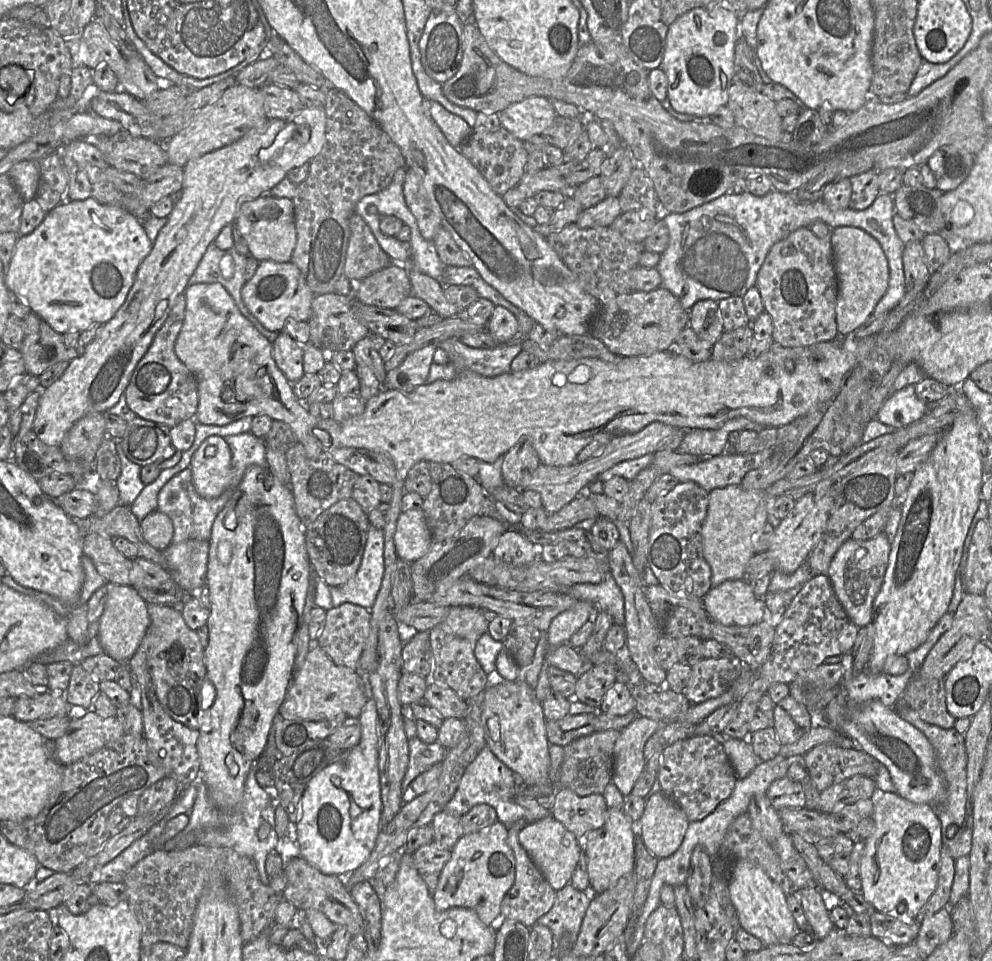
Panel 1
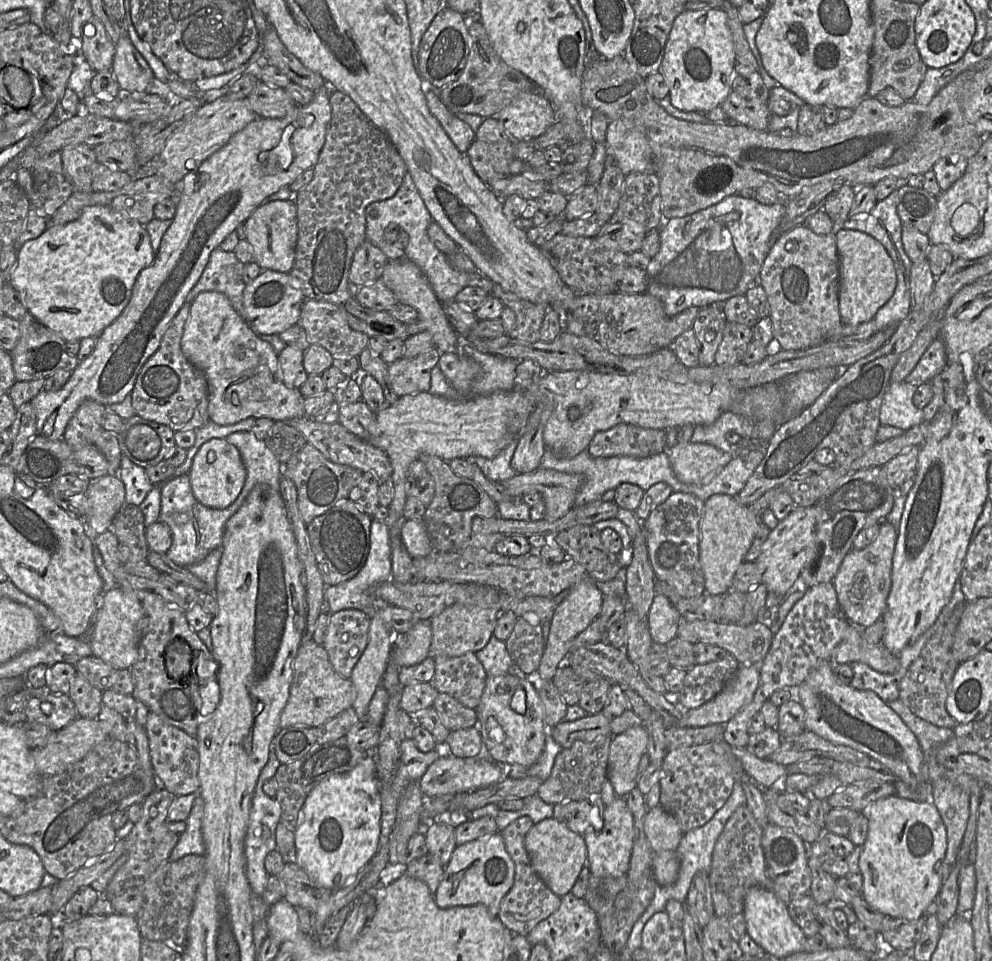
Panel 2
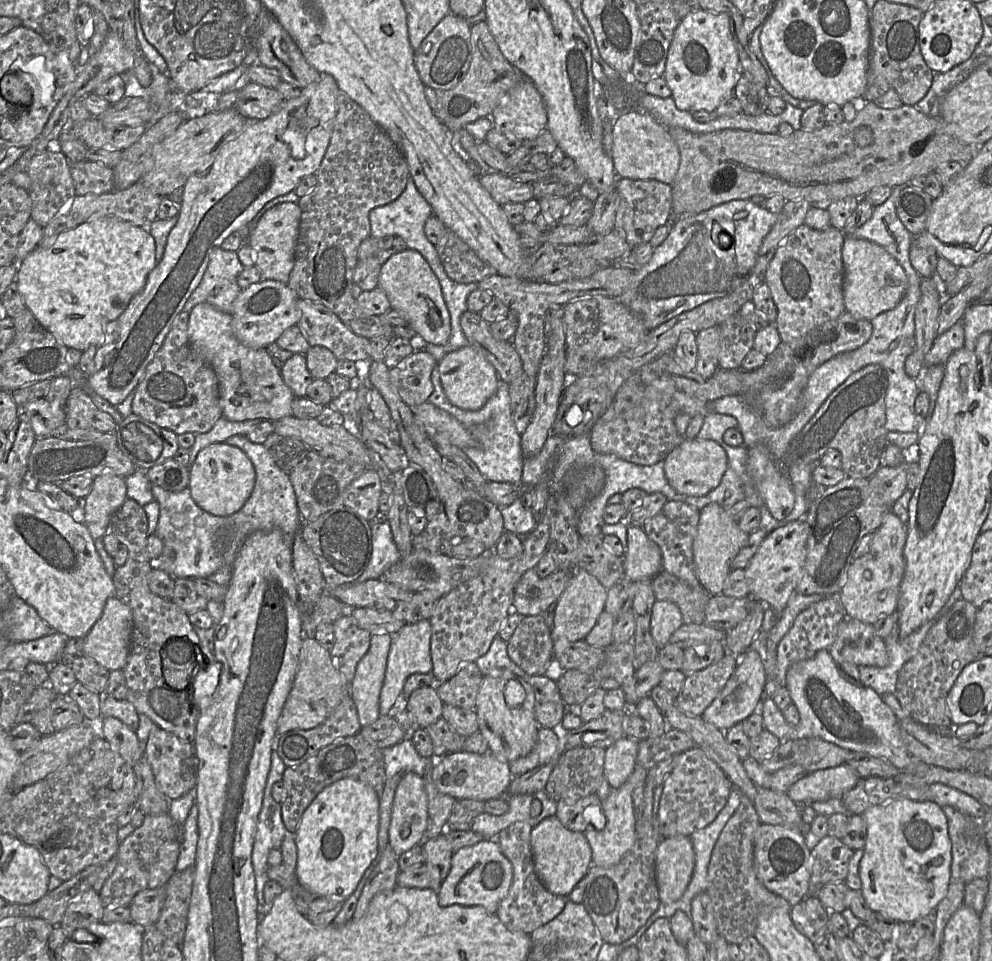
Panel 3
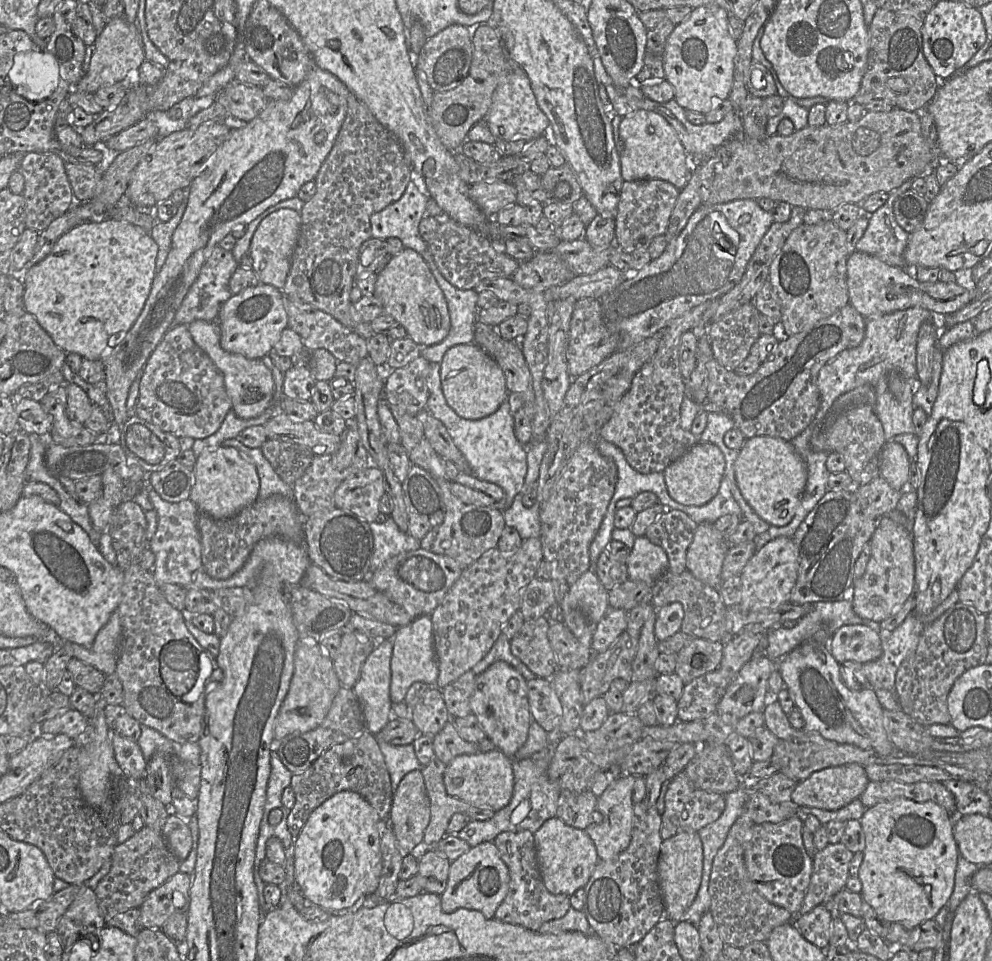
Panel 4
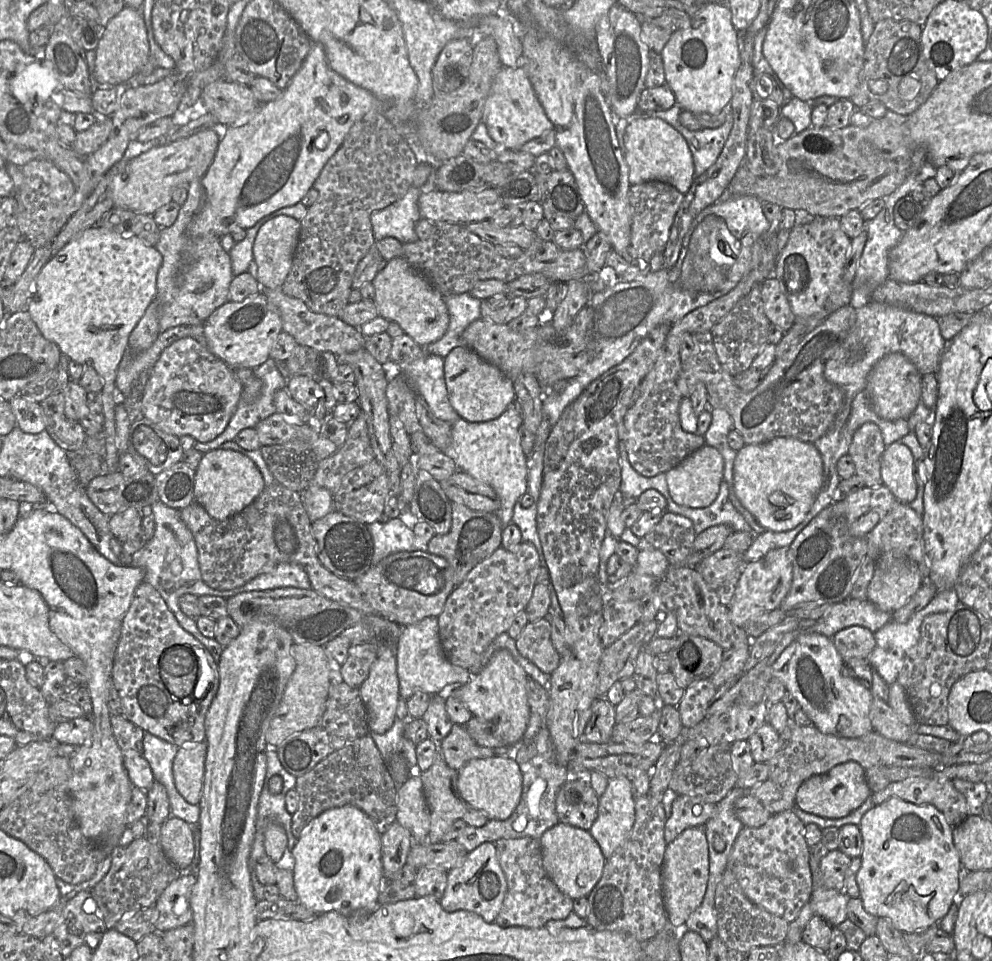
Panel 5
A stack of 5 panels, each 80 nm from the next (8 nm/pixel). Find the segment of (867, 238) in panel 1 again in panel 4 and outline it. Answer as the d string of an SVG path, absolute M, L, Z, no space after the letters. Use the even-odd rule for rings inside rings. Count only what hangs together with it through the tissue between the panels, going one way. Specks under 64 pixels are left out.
M857 250L848 256L846 266L849 304L864 318L882 316L910 307L922 307L934 316L945 316L959 311L975 299L974 285L921 282L913 275L913 269L891 266Z

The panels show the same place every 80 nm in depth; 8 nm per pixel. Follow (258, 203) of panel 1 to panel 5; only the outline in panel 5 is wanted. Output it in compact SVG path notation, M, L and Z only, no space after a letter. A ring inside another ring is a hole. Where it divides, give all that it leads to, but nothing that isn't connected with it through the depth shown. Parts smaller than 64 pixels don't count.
M287 215L271 218L259 229L253 244L253 260L261 290L282 288L292 266L300 231L300 221Z

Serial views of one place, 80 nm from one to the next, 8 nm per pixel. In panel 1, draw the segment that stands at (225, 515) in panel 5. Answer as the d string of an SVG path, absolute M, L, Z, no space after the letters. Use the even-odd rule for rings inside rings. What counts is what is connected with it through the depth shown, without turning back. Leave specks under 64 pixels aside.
M212 435L206 438L193 454L190 468L196 492L213 499L233 490L232 454L225 438Z

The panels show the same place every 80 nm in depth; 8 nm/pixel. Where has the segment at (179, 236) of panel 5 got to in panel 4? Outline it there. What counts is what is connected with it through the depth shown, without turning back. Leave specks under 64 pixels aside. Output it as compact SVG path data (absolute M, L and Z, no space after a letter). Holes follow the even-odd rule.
M188 187L182 189L184 193L183 201L177 205L176 214L167 222L156 221L153 225L149 235L156 242L158 246L158 253L156 257L155 273L157 273L167 258L171 247L172 235L178 224L180 223L182 216L185 212L188 202ZM217 245L201 267L198 277L184 297L174 316L173 325L188 325L195 320L216 321L220 308L232 296L229 280L238 267L239 263L235 260L232 252Z

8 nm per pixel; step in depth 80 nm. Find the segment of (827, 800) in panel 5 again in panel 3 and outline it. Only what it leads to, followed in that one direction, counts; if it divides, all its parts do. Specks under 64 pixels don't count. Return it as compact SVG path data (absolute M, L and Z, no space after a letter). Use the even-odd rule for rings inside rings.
M844 763L817 770L795 782L786 792L795 803L813 803L840 798L861 780L856 769Z

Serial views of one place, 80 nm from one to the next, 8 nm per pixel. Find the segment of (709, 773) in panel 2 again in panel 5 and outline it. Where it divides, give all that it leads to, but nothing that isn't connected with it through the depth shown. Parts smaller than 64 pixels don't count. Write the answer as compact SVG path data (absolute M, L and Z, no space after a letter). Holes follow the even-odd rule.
M678 795L672 803L670 817L664 829L666 843L675 840L684 830L704 826L717 811L717 804L708 803L699 797Z

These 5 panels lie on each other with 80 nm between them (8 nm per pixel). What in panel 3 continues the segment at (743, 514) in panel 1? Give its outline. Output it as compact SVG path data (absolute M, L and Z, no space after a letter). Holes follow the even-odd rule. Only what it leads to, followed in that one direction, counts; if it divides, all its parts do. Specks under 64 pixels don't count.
M712 502L700 510L697 534L693 541L695 573L700 584L711 594L722 594L723 585L731 572L731 563L747 544L749 534L739 528L726 509Z

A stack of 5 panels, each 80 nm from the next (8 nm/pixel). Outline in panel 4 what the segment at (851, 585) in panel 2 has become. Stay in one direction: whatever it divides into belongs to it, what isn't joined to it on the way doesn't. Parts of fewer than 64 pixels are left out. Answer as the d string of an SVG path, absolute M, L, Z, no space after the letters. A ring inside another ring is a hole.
M882 516L870 540L871 556L864 575L854 581L852 605L854 612L869 623L880 623L913 596L915 559L912 534L888 516Z

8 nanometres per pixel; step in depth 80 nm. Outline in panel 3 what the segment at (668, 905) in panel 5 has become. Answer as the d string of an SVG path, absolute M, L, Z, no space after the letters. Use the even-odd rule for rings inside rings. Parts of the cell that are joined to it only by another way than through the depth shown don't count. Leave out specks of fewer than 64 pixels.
M689 836L662 838L655 858L655 875L660 901L673 903L686 891L695 866Z

